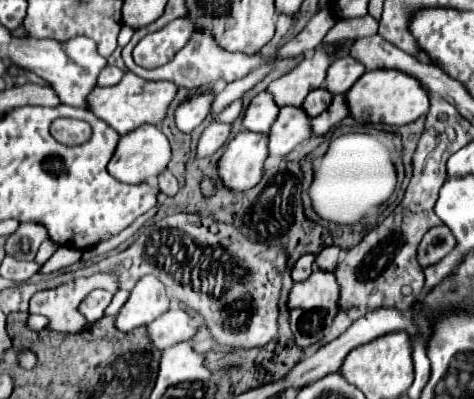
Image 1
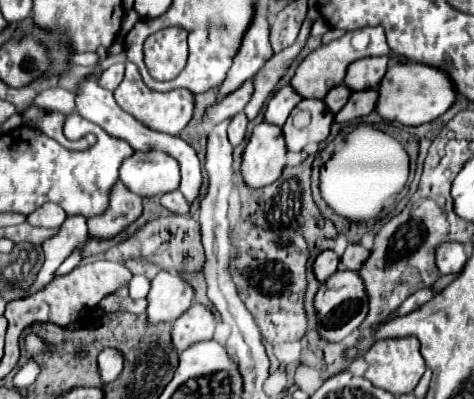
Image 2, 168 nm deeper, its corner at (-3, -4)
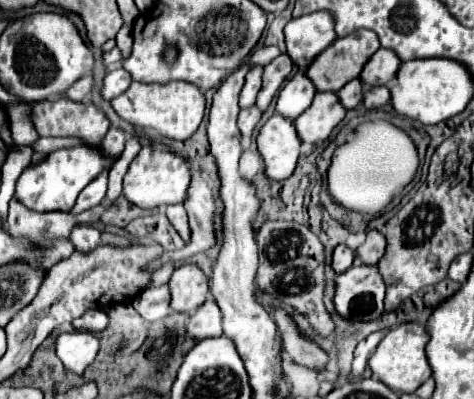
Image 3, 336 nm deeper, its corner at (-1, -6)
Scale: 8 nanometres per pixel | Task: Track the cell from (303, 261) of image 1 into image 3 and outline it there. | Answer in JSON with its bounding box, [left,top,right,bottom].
[331,245,355,273]

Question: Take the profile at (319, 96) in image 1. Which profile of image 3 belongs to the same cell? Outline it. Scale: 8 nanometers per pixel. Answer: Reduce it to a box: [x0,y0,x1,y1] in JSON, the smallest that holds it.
[337,79,363,109]

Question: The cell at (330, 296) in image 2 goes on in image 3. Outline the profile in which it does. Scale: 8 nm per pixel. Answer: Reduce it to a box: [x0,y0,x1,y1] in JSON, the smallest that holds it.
[333,263,385,321]

